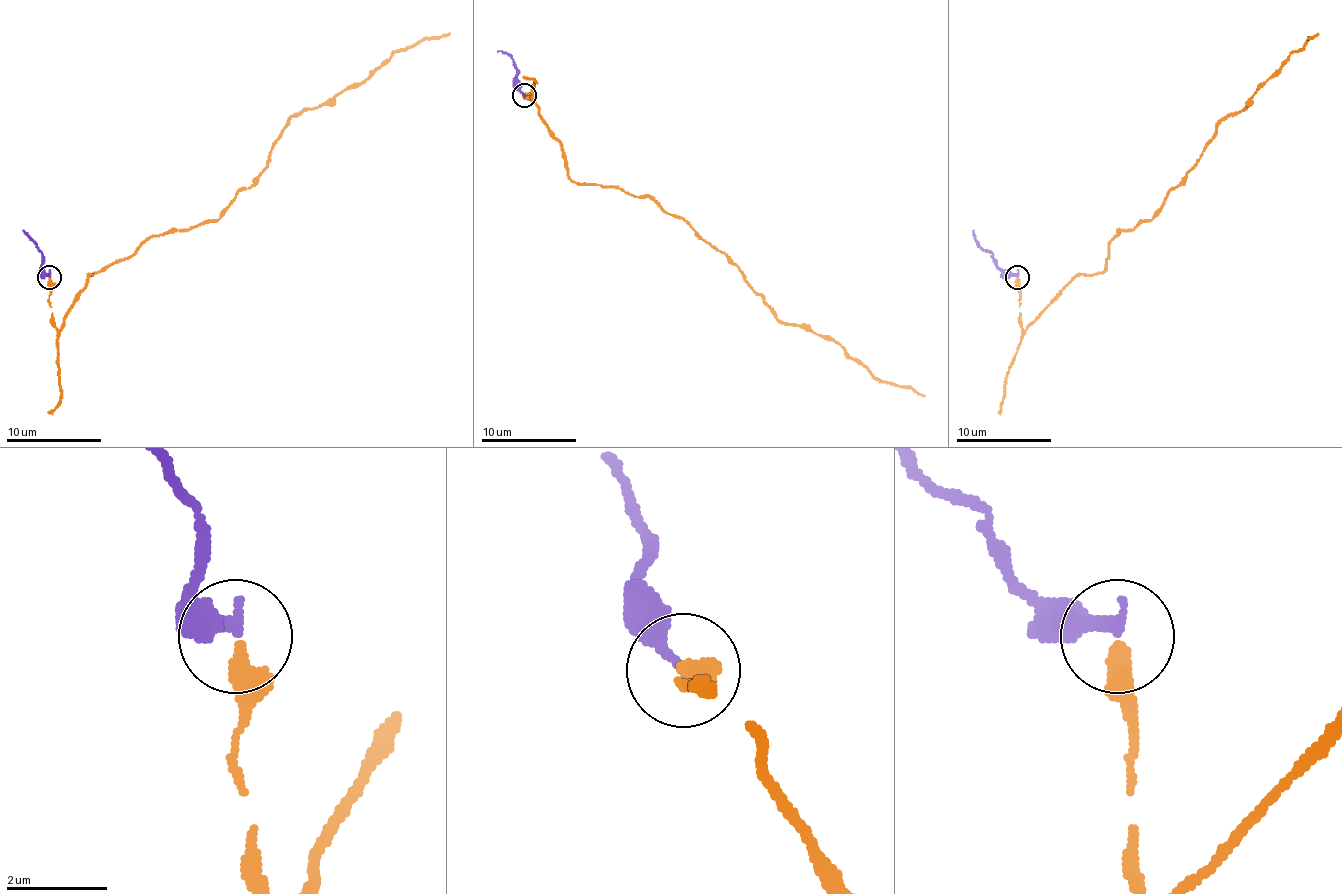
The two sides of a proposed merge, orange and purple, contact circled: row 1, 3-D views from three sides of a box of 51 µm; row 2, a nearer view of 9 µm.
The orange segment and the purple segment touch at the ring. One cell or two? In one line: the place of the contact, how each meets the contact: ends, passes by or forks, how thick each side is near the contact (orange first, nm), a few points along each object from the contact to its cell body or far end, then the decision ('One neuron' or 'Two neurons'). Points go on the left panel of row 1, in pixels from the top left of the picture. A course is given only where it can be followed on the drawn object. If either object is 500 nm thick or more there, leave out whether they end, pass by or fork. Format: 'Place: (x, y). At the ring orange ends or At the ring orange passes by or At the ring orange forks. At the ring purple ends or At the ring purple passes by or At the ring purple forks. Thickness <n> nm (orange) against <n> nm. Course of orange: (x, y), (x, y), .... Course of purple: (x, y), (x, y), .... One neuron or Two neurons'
Place: (49, 277). At the ring orange ends. At the ring purple ends. Thickness 360 nm (orange) against 280 nm. Course of orange: (48, 279), (58, 329), (91, 274), (153, 235), (220, 216), (292, 116), (450, 32). Course of purple: (48, 276), (41, 269), (39, 247), (22, 231). Two neurons

